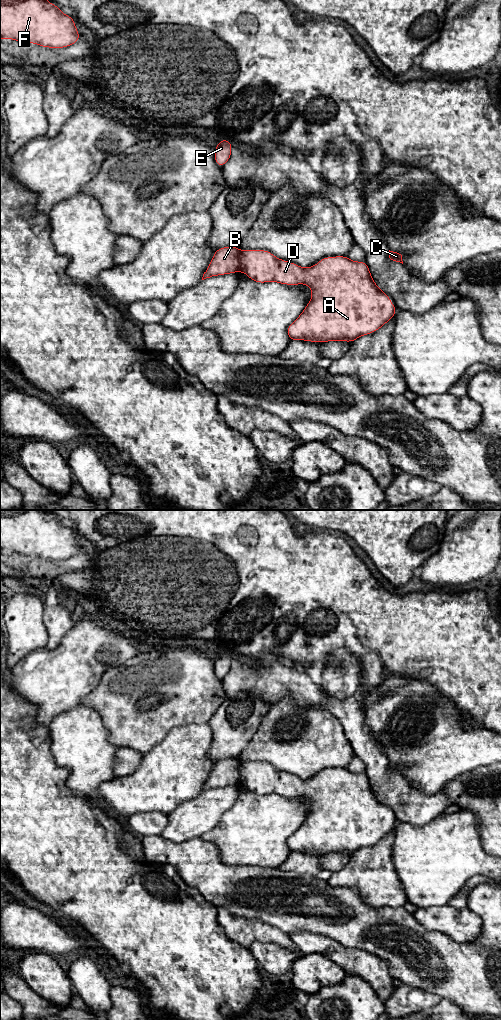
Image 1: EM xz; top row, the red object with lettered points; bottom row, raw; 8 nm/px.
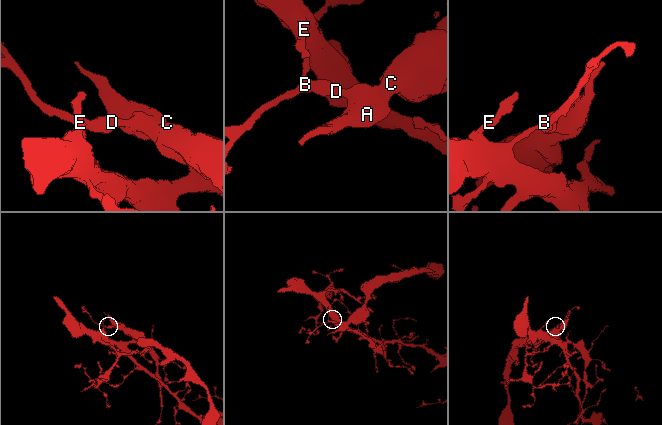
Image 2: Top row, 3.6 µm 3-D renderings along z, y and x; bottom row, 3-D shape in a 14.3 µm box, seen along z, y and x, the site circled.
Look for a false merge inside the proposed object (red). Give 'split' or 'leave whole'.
split

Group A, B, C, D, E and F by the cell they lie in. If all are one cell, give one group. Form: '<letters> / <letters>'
A C D / B E F

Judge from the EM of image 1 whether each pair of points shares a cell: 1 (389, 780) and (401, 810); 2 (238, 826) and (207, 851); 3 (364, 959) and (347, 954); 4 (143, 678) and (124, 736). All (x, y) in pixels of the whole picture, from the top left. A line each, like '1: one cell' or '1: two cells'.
1: one cell
2: two cells
3: one cell
4: one cell

